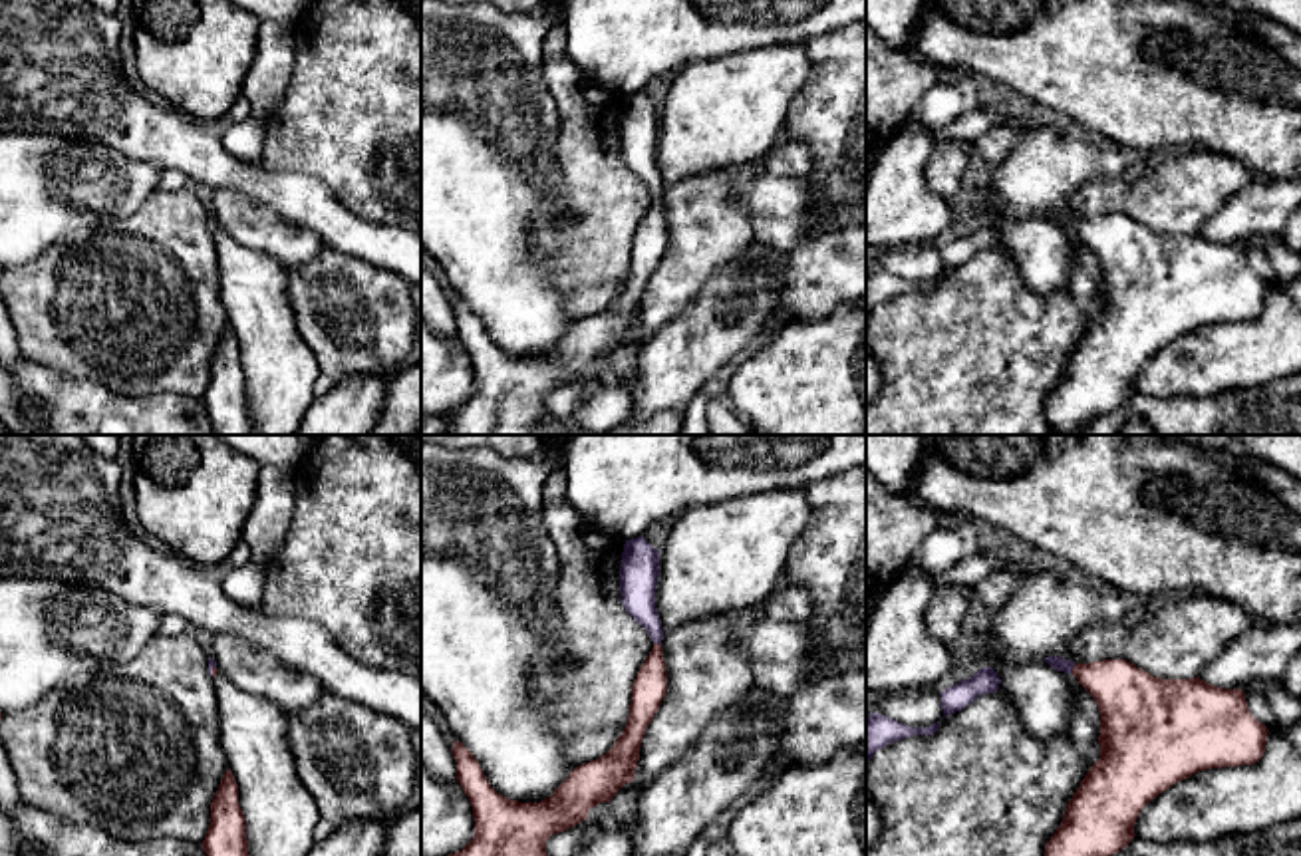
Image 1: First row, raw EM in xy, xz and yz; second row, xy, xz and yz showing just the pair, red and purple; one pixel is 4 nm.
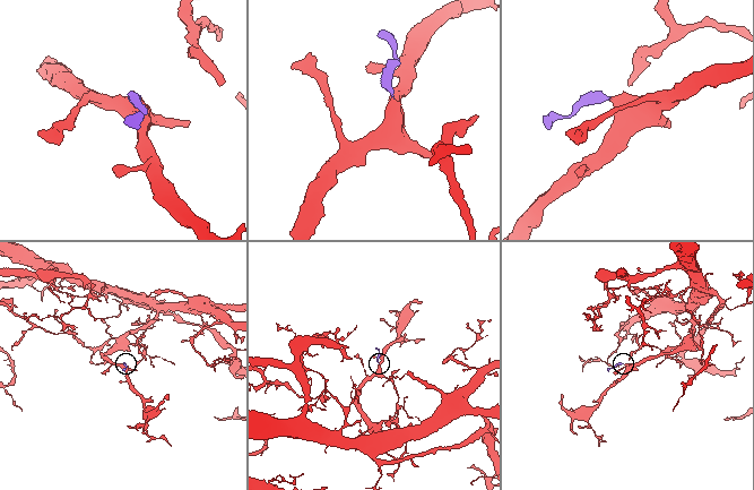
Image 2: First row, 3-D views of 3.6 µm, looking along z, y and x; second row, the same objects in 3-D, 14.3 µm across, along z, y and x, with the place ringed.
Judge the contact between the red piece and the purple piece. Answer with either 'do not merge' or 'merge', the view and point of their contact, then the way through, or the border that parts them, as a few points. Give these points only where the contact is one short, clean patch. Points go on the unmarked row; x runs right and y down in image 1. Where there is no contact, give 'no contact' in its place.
merge; meets red in xz at (658, 199); runs through xz (650, 241), (658, 199), (638, 142)

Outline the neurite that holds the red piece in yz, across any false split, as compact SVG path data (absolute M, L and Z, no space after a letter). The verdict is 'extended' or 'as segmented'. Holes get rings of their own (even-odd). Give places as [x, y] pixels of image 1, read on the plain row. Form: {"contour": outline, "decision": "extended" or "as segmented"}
{"contour": "M1061 211L1045 216L1073 228L1100 266L1100 314L1081 336L1065 373L1045 401L1047 435L1073 435L1094 417L1130 399L1142 363L1172 340L1208 324L1255 320L1269 284L1247 264L1241 244L1210 240L1200 232L1162 234L1126 214L1075 218Z", "decision": "extended"}

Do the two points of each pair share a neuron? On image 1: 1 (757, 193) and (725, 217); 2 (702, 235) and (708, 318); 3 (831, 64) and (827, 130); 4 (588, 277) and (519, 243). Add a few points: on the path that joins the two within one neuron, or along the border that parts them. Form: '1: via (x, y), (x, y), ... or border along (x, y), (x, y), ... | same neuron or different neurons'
1: border along (765, 171), (733, 179), (753, 239) | different neurons
2: border along (741, 253), (727, 261), (676, 318) | different neurons
3: via (831, 80), (831, 114) | same neuron
4: border along (533, 215), (567, 302) | different neurons

